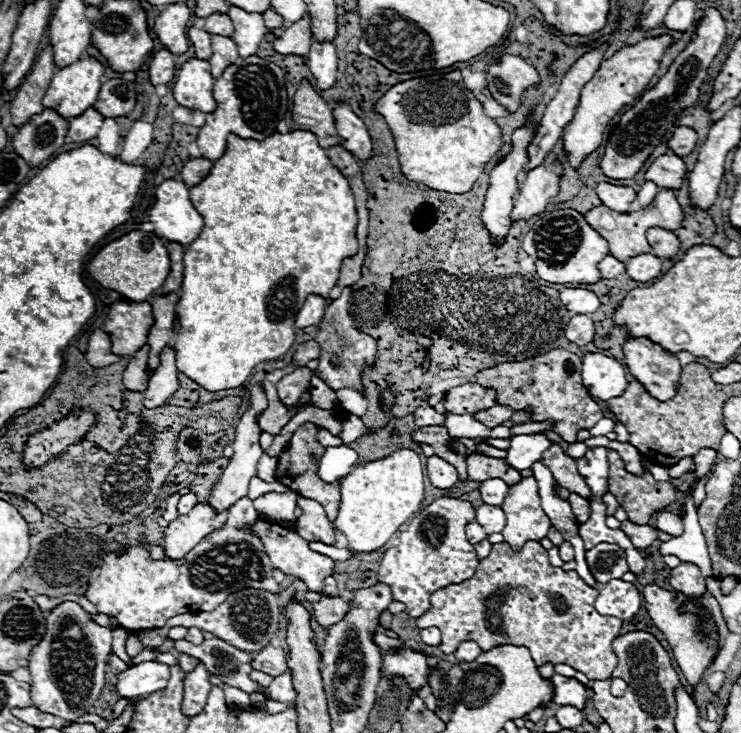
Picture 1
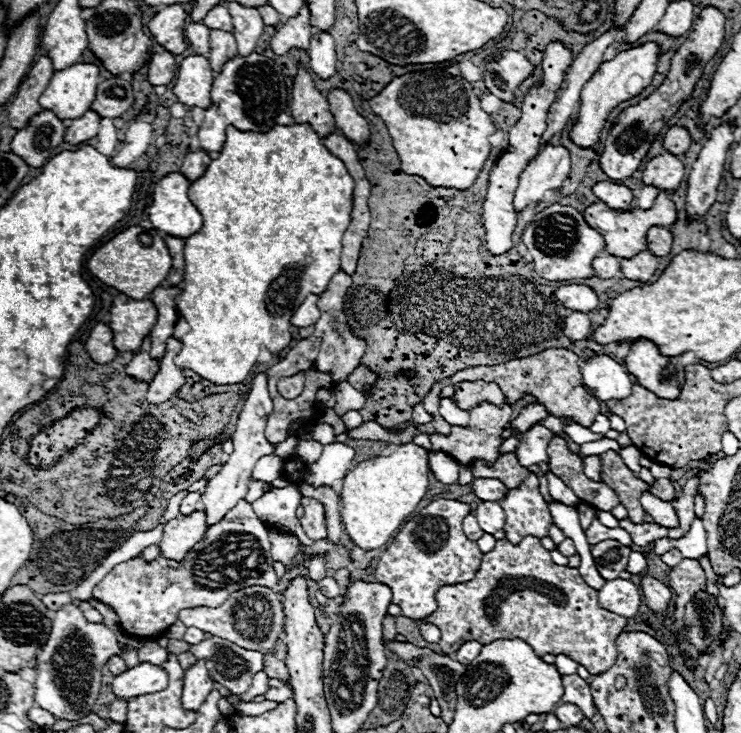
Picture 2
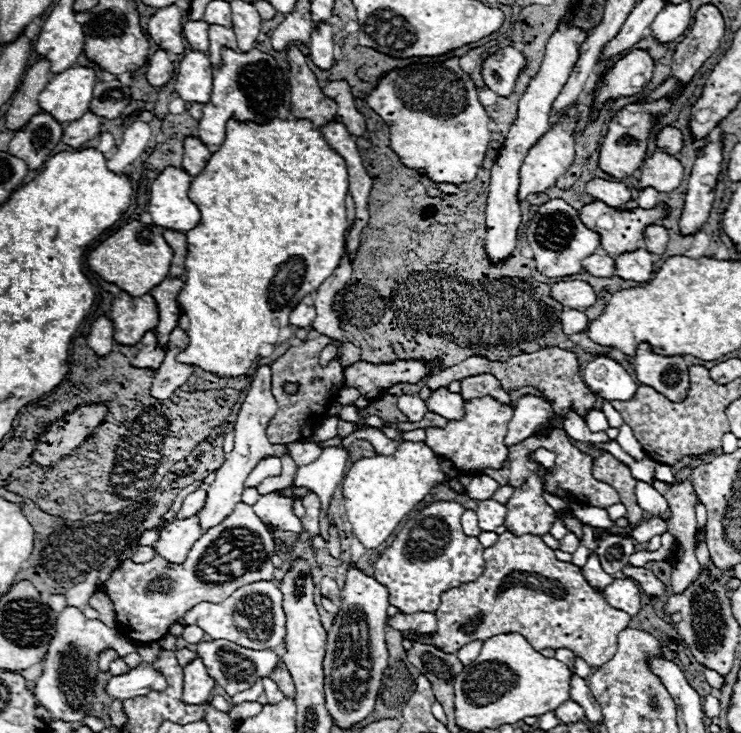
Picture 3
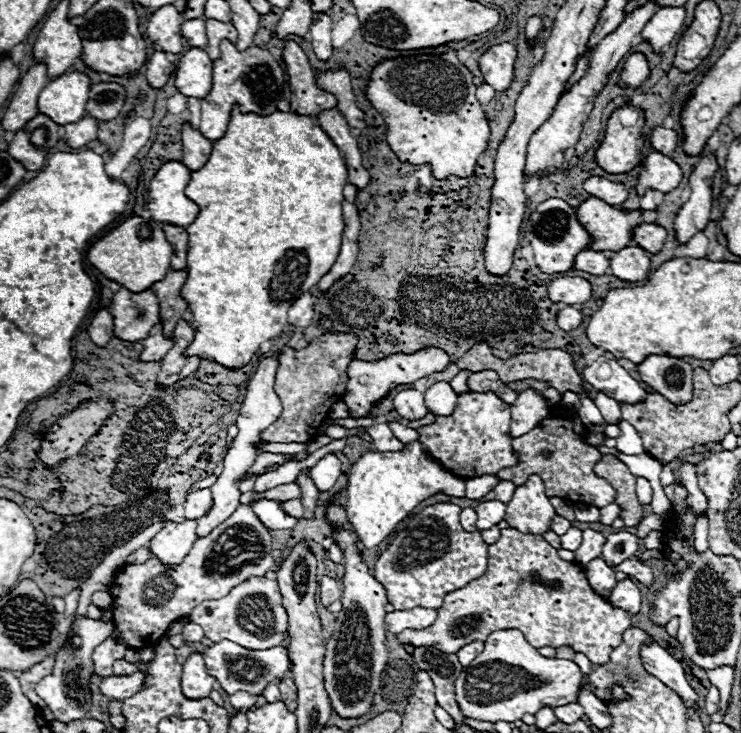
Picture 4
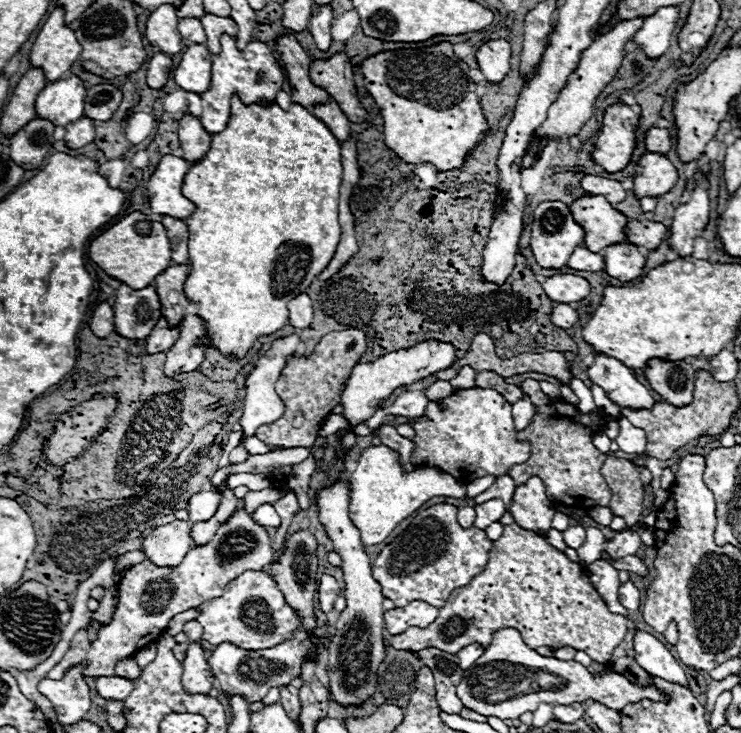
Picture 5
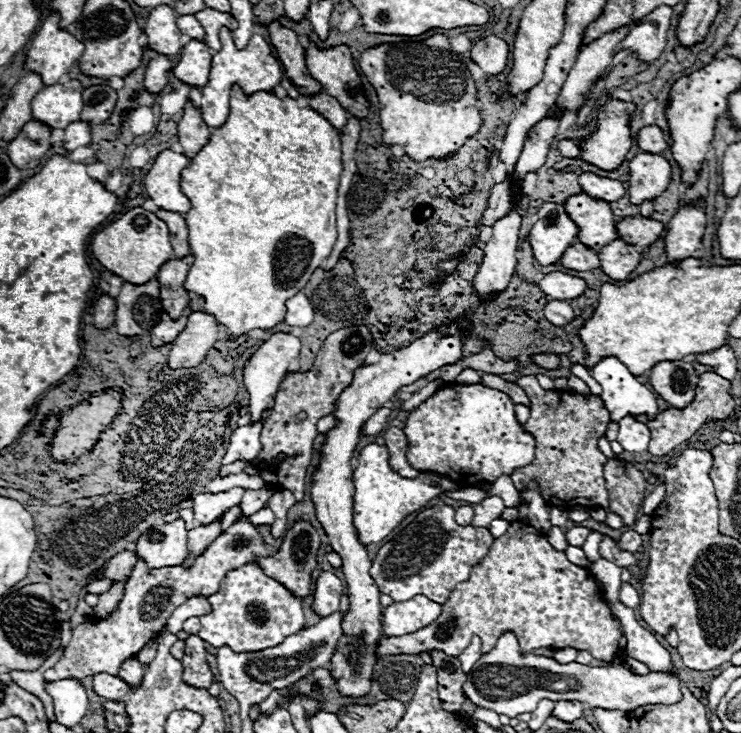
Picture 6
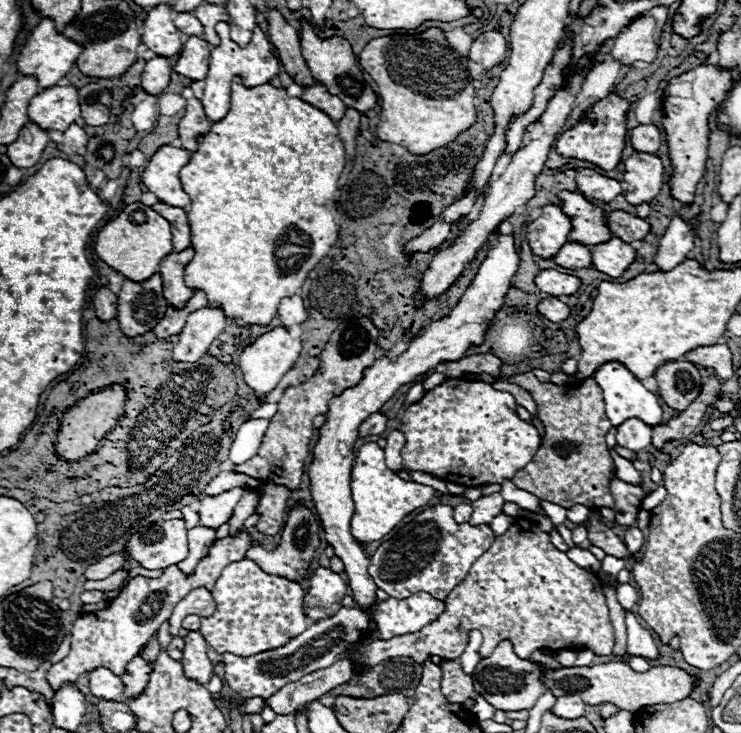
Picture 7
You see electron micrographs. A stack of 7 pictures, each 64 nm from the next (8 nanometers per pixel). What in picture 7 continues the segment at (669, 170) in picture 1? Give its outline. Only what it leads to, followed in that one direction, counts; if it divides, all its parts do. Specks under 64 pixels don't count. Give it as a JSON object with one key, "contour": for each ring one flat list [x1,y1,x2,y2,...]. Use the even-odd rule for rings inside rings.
{"contour":[[638,152,624,160,624,196,626,202,638,206,642,202,650,202,658,196,662,188,664,166,662,160,654,154]]}

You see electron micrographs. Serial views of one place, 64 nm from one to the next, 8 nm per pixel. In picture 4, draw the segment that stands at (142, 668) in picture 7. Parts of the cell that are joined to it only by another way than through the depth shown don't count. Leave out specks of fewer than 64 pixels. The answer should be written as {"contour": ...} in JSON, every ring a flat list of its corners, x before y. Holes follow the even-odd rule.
{"contour":[[116,660,114,662,114,676,130,676,134,672,138,672,138,664,130,664,126,660]]}

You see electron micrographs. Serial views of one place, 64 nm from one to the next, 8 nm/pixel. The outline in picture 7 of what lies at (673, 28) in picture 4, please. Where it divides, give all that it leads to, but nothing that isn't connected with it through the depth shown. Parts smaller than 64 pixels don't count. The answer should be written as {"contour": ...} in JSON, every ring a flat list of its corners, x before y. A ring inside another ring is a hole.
{"contour":[[656,6,628,26,612,40,610,56,620,64,634,64,634,62,652,62,658,52,660,34,664,24,668,22,668,10,664,6]]}

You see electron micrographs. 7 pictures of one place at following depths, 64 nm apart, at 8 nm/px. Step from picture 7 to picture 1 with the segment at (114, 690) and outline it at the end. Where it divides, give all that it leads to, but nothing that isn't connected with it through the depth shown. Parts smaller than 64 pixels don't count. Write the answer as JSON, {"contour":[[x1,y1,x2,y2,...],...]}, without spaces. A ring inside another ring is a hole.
{"contour":[[140,662,130,666,126,672,118,674,116,692,122,698,136,698,148,696,150,692,158,692,166,688,170,678,170,668,158,662]]}

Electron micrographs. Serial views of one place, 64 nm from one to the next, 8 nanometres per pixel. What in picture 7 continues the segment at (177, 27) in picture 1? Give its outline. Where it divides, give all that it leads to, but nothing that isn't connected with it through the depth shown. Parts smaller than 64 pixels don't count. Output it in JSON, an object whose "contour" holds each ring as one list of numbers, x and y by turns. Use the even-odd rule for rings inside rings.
{"contour":[[160,4,148,12,142,26,142,44,164,58,182,50,182,32,174,26,170,6]]}

